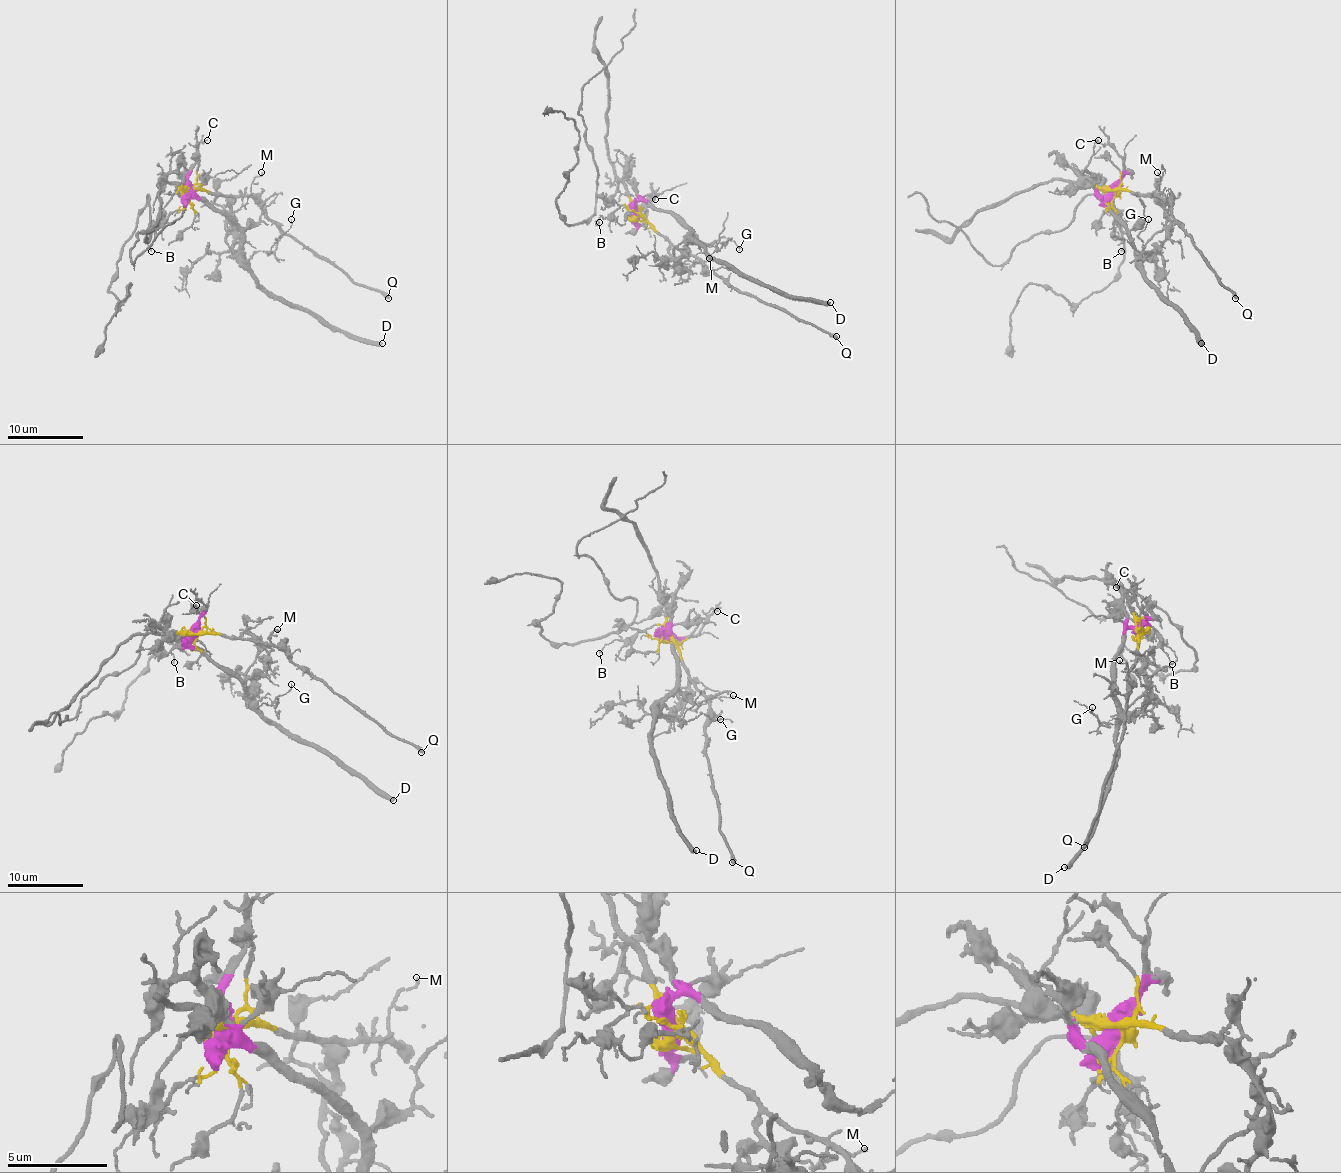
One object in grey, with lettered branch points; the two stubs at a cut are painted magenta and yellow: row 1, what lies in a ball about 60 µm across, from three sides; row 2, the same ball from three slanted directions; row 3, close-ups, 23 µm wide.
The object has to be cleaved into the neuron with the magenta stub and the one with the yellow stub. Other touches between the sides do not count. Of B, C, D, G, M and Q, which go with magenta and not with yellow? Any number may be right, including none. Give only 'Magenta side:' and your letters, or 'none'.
Magenta side: C, D, G

